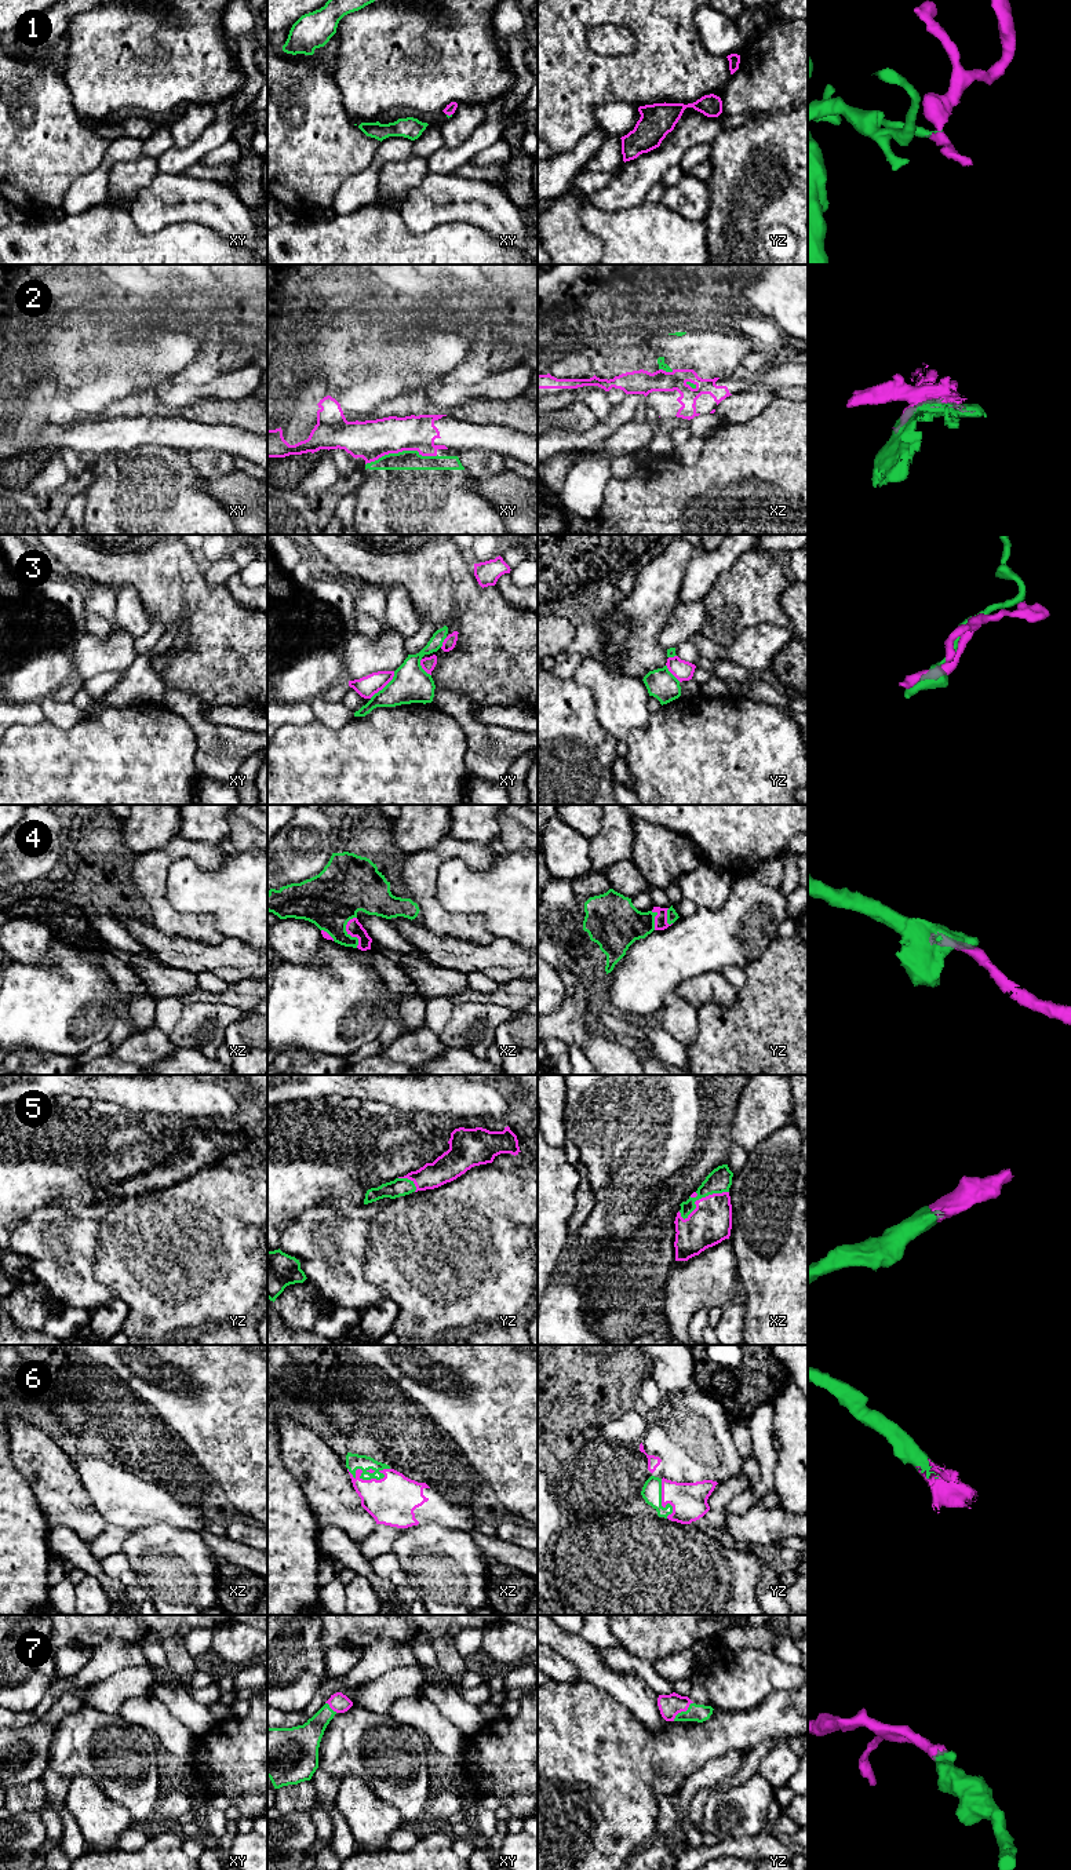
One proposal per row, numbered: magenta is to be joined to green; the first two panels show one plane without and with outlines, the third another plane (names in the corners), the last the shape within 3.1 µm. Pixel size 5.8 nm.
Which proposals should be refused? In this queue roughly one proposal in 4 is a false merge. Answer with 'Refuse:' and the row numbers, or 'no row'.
Refuse: 2, 3

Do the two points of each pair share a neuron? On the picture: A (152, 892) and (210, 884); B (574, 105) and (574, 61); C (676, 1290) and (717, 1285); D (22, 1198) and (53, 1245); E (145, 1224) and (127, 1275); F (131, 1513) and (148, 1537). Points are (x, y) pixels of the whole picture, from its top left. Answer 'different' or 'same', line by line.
A: different
B: same
C: same
D: different
E: same
F: different

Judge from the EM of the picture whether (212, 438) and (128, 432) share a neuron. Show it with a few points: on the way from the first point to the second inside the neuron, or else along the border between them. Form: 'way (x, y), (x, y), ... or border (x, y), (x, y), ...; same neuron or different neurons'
way (192, 434), (149, 433); same neuron

